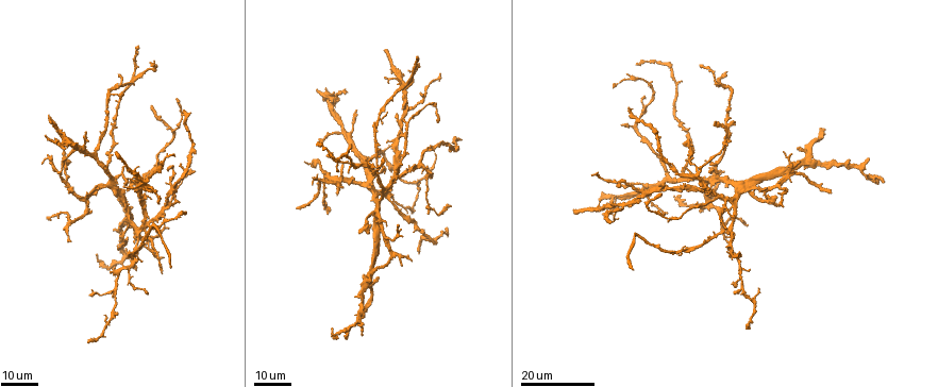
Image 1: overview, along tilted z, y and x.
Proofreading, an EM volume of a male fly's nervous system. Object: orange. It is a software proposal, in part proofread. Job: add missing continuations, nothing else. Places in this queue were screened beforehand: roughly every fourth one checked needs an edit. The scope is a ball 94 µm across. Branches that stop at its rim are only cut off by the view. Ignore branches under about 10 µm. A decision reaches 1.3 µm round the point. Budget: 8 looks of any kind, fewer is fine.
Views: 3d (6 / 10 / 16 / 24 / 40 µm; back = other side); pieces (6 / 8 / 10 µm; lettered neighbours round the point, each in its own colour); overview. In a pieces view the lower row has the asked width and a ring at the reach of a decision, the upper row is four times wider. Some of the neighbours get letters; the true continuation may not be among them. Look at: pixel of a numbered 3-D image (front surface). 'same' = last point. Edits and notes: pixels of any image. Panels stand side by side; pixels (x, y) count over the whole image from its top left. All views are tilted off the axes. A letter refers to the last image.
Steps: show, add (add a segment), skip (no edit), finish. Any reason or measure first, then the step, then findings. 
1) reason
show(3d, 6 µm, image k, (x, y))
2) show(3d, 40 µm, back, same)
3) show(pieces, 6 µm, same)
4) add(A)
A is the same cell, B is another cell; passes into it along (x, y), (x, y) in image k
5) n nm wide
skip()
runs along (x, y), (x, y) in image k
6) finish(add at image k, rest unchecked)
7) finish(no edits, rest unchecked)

end of a long branch
show(3d, 24 µm, image 1, (370, 280))

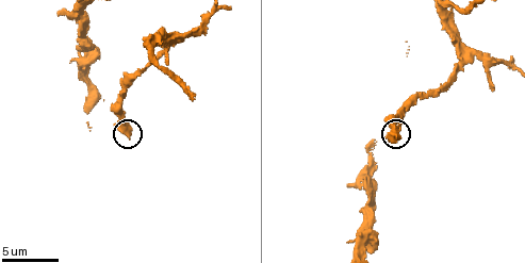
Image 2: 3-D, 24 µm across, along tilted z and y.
what lies round it
show(pieces, 10 µm, image 2, (129, 137))

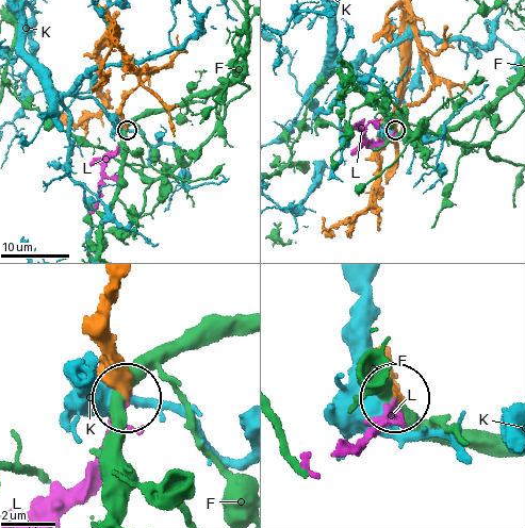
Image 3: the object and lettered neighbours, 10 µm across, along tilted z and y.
310 nm wide
add(L)
L is the same cell, F and K are other cells; passes into it along (110, 320), (111, 365), (129, 402), (63, 510) in image 3; it goes on there

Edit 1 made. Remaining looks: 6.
redraw
show(overview)

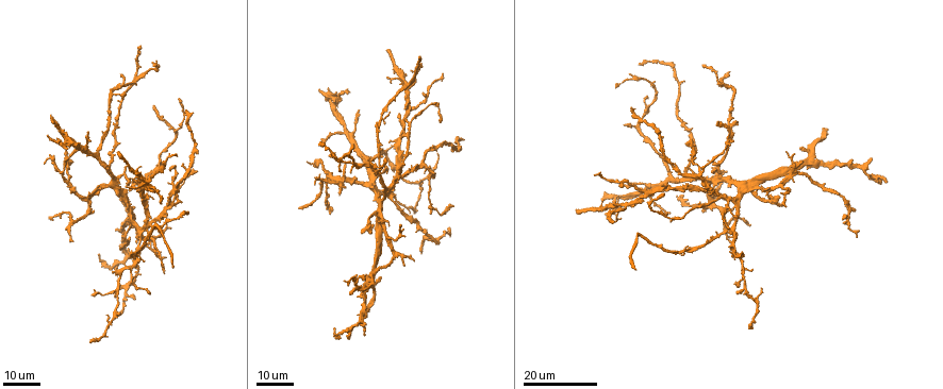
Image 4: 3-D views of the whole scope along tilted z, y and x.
branch stops here
show(3d, 24 µm, image 4, (800, 147))

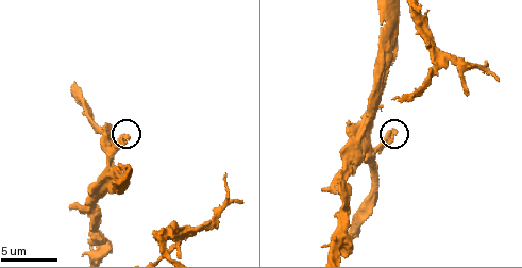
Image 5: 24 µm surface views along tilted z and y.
see the neighbours
show(pieces, 8 µm, image 5, (395, 130))

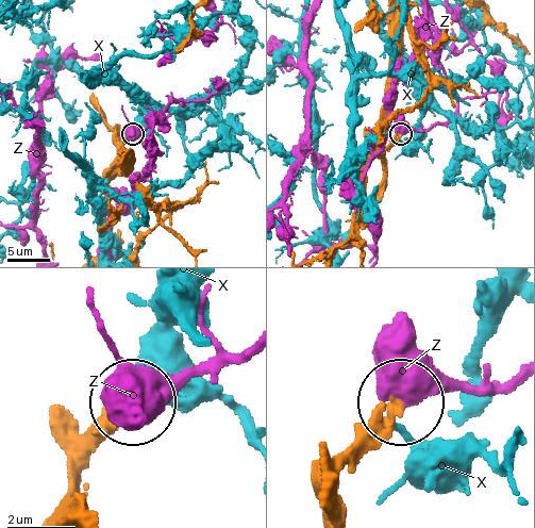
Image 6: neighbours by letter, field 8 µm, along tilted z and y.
skip()
X and Z are other cells; runs along (323, 446), (345, 445), (395, 406) in image 6; none of them fits

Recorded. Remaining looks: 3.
end of a long branch
show(3d, 24 µm, image 4, (186, 110))

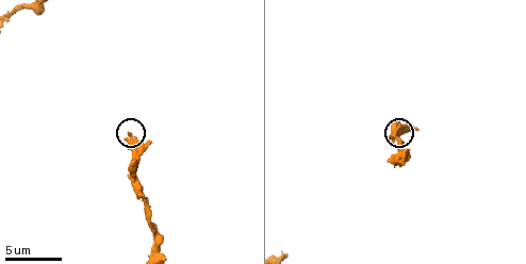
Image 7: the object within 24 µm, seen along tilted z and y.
show(pieces, 10 µm, image 7, (132, 134))

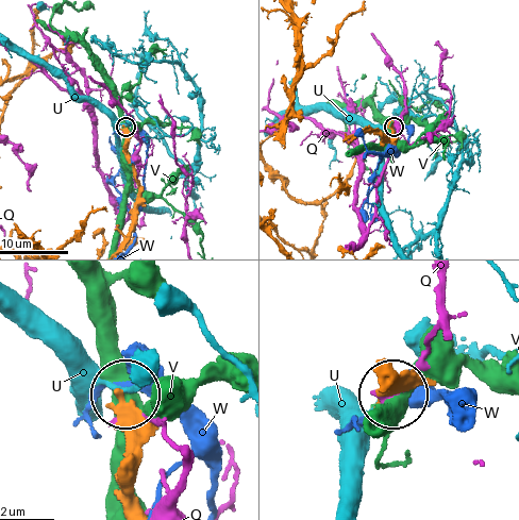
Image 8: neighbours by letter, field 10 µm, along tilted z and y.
skip()
Q, U, V and W are other cells; no lettered segment goes on from it

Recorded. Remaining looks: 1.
finish(add at image 3, rest unchecked)

